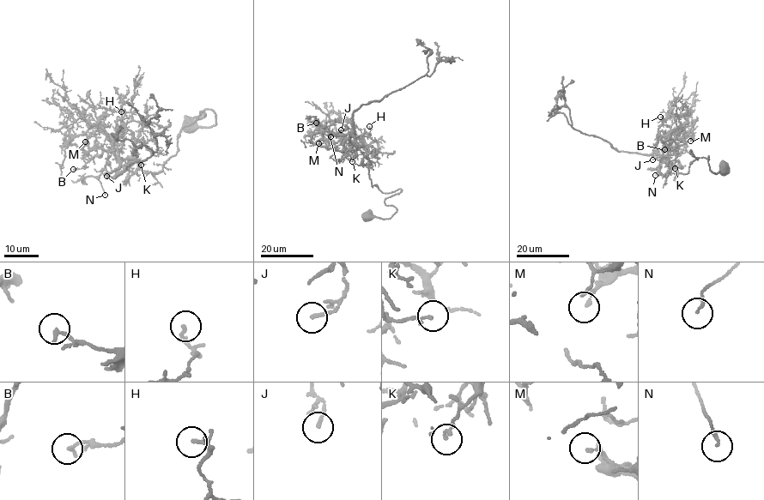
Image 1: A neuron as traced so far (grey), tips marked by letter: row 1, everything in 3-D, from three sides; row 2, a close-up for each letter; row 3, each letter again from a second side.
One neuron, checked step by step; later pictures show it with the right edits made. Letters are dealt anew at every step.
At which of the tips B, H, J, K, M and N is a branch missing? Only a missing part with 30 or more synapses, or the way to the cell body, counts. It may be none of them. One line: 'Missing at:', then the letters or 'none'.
Missing at: none

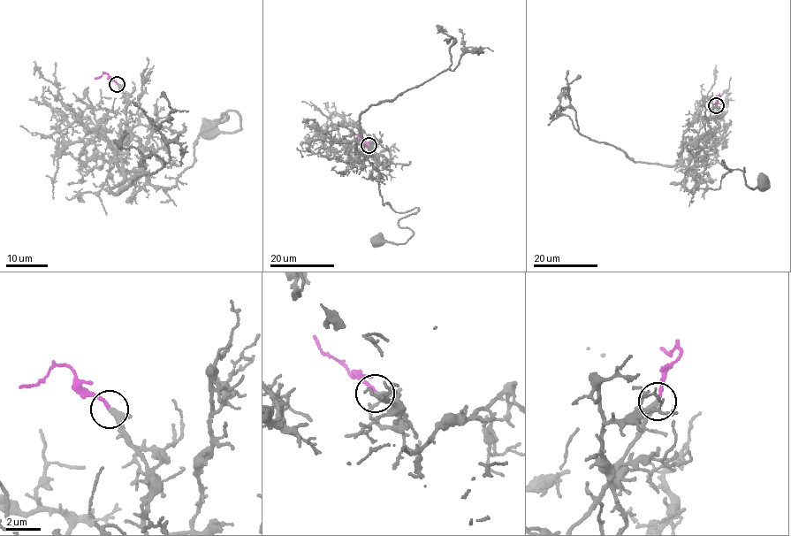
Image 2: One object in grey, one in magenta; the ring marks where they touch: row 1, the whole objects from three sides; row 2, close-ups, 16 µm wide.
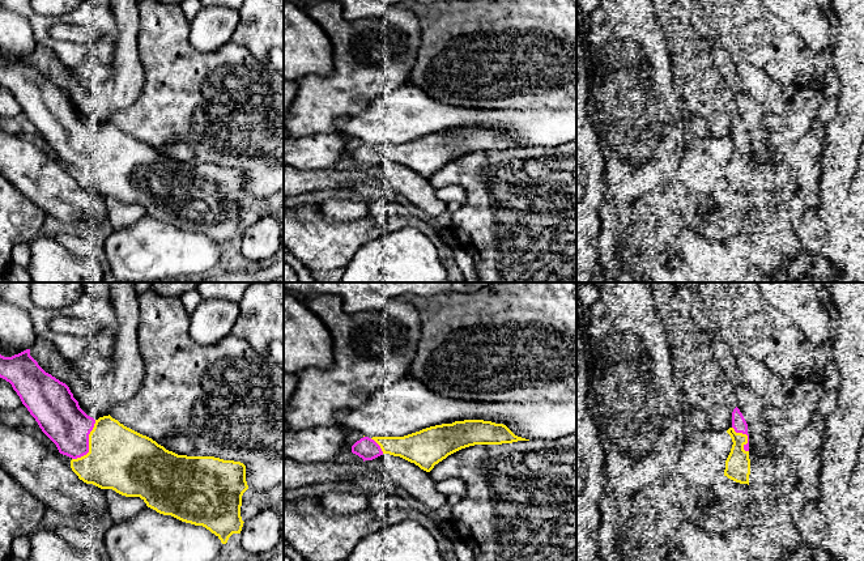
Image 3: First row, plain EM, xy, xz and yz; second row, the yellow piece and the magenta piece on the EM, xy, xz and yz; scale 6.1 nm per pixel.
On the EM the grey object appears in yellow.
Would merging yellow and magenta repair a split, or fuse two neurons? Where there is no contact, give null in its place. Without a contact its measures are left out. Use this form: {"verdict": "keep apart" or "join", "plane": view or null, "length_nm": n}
{"verdict": "join", "plane": "xy", "length_nm": 280}

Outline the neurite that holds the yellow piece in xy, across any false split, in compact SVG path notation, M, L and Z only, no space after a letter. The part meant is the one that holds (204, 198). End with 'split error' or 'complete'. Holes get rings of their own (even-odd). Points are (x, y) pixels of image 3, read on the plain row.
M26 56L12 64L0 61L0 85L9 89L22 111L35 126L42 139L56 152L60 161L69 163L71 175L86 191L112 196L125 204L140 204L148 214L182 229L203 233L226 251L233 241L241 241L242 203L248 196L246 173L241 169L214 163L187 163L166 157L152 145L142 143L112 126L110 122L94 127L88 123L73 105L69 94L46 80Z; split error

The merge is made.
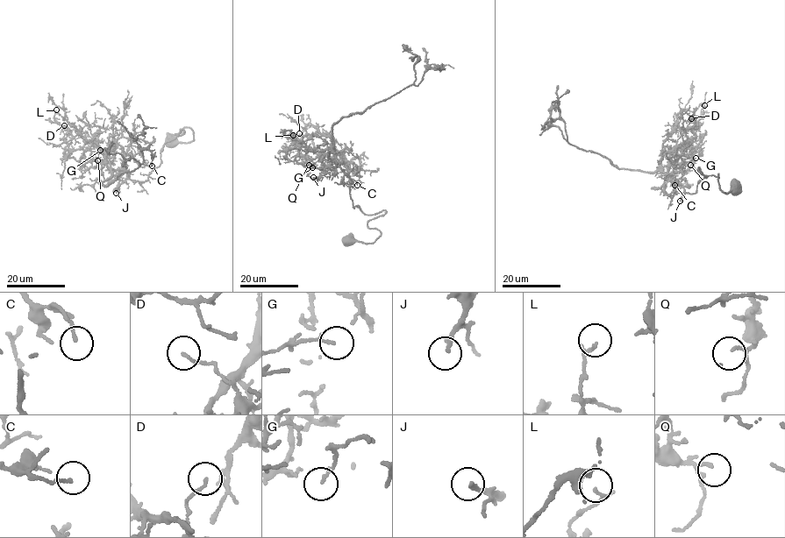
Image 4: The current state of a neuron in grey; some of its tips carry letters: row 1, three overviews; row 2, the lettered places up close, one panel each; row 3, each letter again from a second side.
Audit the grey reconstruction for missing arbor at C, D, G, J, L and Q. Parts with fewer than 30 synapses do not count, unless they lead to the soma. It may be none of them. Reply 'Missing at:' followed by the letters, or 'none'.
Missing at: J

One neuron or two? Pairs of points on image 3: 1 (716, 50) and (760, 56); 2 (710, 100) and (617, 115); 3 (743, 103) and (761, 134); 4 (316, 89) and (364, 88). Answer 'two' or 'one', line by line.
1: two
2: two
3: one
4: one

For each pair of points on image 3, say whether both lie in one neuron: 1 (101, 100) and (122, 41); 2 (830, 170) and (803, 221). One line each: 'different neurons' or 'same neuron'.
1: same neuron
2: different neurons

